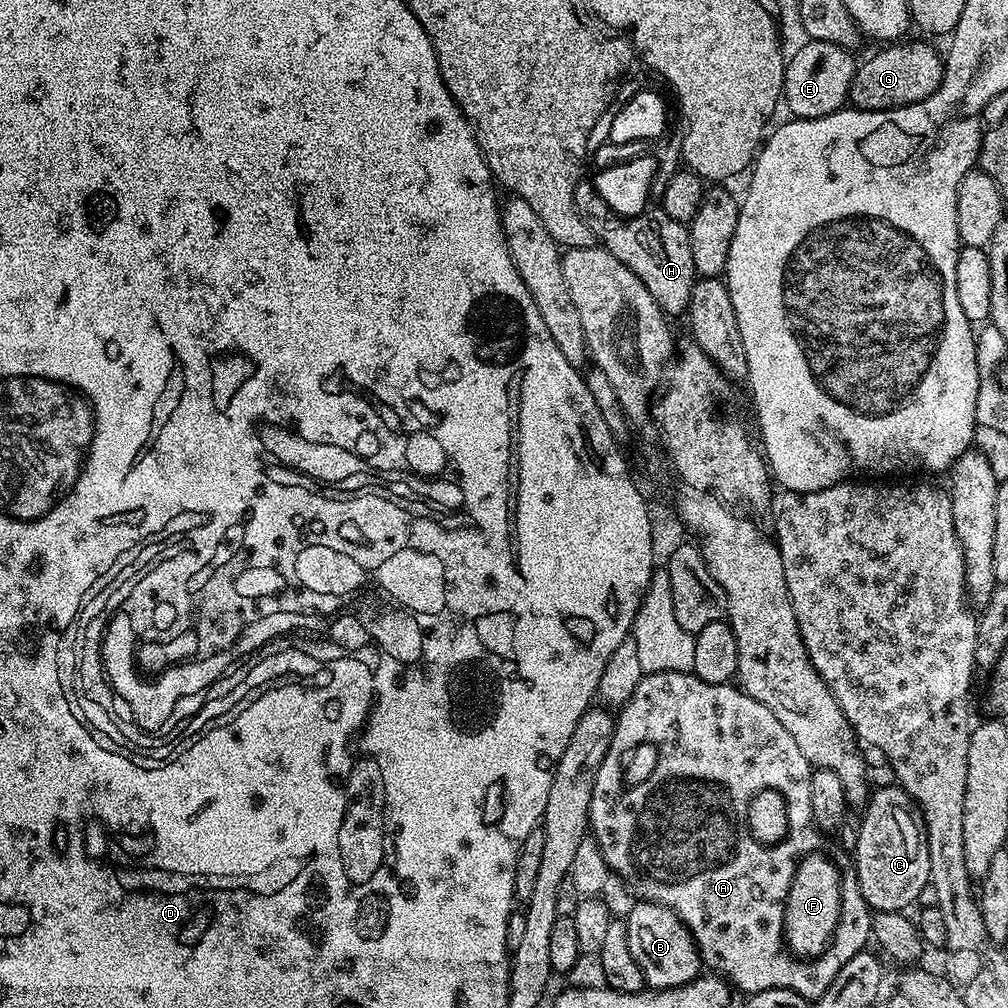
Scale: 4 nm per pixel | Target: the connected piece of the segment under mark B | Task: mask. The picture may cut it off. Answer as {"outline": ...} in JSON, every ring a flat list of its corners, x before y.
{"outline":[[641,900,633,903,626,915,626,923,630,954,634,954,634,962,638,962,643,970,644,983,649,989,680,988,701,975,702,961,696,949,696,940,677,912,661,904]]}

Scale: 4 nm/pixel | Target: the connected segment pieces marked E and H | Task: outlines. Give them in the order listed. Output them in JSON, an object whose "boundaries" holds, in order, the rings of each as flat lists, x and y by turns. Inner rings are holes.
{"boundaries":[[[805,39,804,45,796,53,787,57,784,66,784,95,783,107,792,111,791,115,798,120,813,120,822,118,826,114,834,114,848,104,848,91,850,82,856,73,857,57,849,49,842,46,834,46,834,42,818,42,817,40]],[[581,182,574,190,578,214,587,220,590,230,602,247,614,254,627,268,642,278,654,302,669,318,683,317,688,310,690,294,698,279,694,254,690,254,690,238,685,225,679,224,662,210,645,210,637,216,620,216,603,200,592,182]]]}

